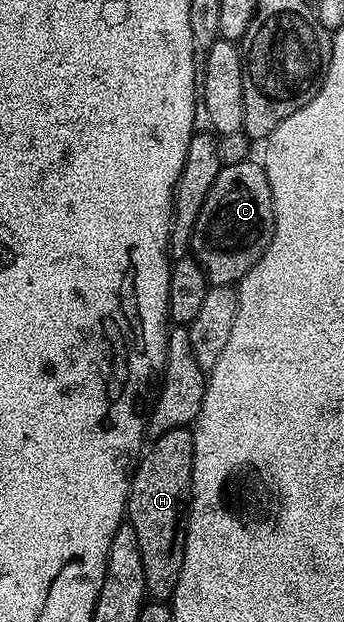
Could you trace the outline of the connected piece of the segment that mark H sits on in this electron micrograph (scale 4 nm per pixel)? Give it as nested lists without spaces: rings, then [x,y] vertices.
[[[175,428],[166,430],[166,434],[155,437],[147,445],[132,474],[126,520],[134,526],[134,534],[138,534],[144,586],[147,595],[156,602],[171,601],[174,586],[178,586],[178,574],[182,574],[188,533],[188,509],[192,498],[193,462],[192,428]]]

